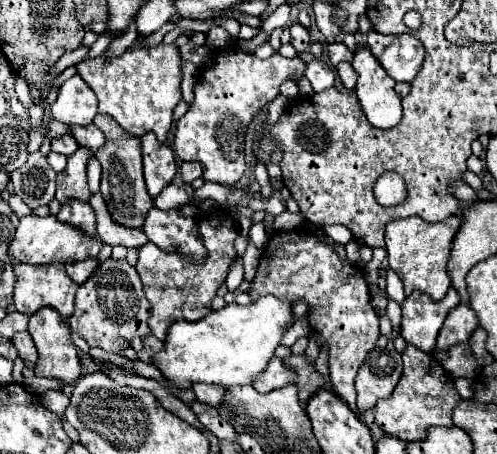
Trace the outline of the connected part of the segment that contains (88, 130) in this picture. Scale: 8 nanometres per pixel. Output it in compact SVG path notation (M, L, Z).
M88 124L88 126L74 126L70 128L70 134L76 138L76 142L80 146L88 146L96 152L96 148L100 148L104 144L104 134L94 126L94 124Z

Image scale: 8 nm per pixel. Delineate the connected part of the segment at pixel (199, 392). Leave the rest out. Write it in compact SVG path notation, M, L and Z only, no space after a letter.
M192 384L192 390L196 392L196 400L200 400L204 404L212 404L214 408L218 408L226 388L218 386L218 384Z

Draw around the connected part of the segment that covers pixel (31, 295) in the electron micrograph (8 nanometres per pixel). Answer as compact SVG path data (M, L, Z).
M62 262L54 264L42 264L42 266L30 266L30 264L16 264L16 286L14 286L14 306L18 312L34 314L38 308L52 306L60 312L62 318L68 318L70 312L74 312L74 294L78 290L78 284L70 280L70 276L64 270Z

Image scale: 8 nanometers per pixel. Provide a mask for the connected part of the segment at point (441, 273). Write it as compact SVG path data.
M418 216L392 220L386 224L388 264L400 276L406 296L410 296L412 290L426 292L434 300L440 300L446 296L450 288L446 262L452 252L452 242L460 230L460 224L462 224L460 216L450 216L446 222L436 222L436 224L428 224Z

